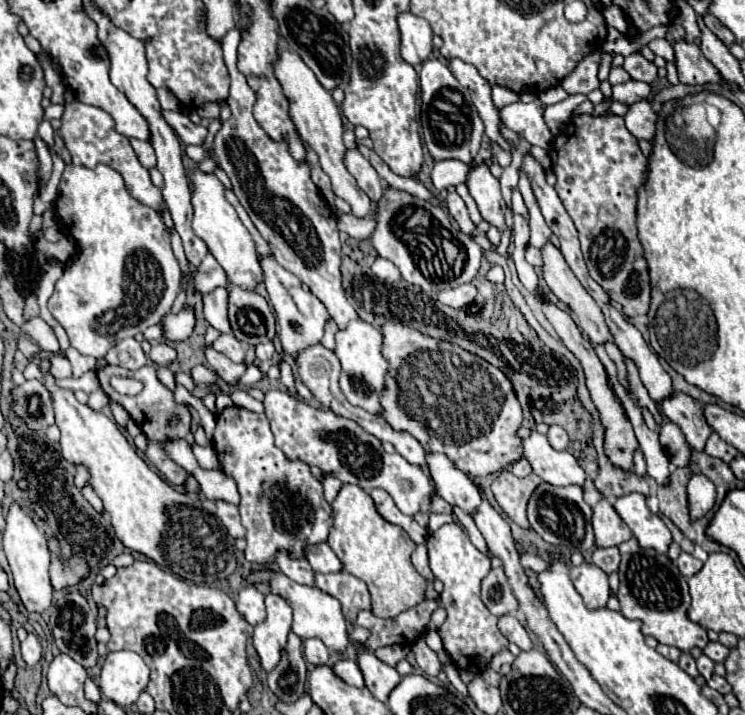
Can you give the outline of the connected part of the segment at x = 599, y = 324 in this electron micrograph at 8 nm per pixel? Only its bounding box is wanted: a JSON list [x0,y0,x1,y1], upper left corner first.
[542,244,630,390]

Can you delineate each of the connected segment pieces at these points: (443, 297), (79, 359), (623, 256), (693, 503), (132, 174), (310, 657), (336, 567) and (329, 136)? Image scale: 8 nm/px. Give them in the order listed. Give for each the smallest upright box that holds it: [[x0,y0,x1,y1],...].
[[438,284,476,308],[72,350,96,378],[552,114,650,318],[686,472,716,520],[60,102,162,214],[304,638,330,666],[306,542,342,574],[272,46,372,218]]

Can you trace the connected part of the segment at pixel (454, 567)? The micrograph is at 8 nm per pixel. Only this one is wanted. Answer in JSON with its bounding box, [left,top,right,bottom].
[428,522,508,672]

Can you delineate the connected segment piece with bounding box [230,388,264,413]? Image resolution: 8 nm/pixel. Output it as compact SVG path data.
M238 388L236 392L232 392L232 402L236 404L236 406L240 406L240 408L246 408L246 410L250 410L257 413L264 412L264 405L262 402L258 400L254 400L246 390L242 390L242 388Z

